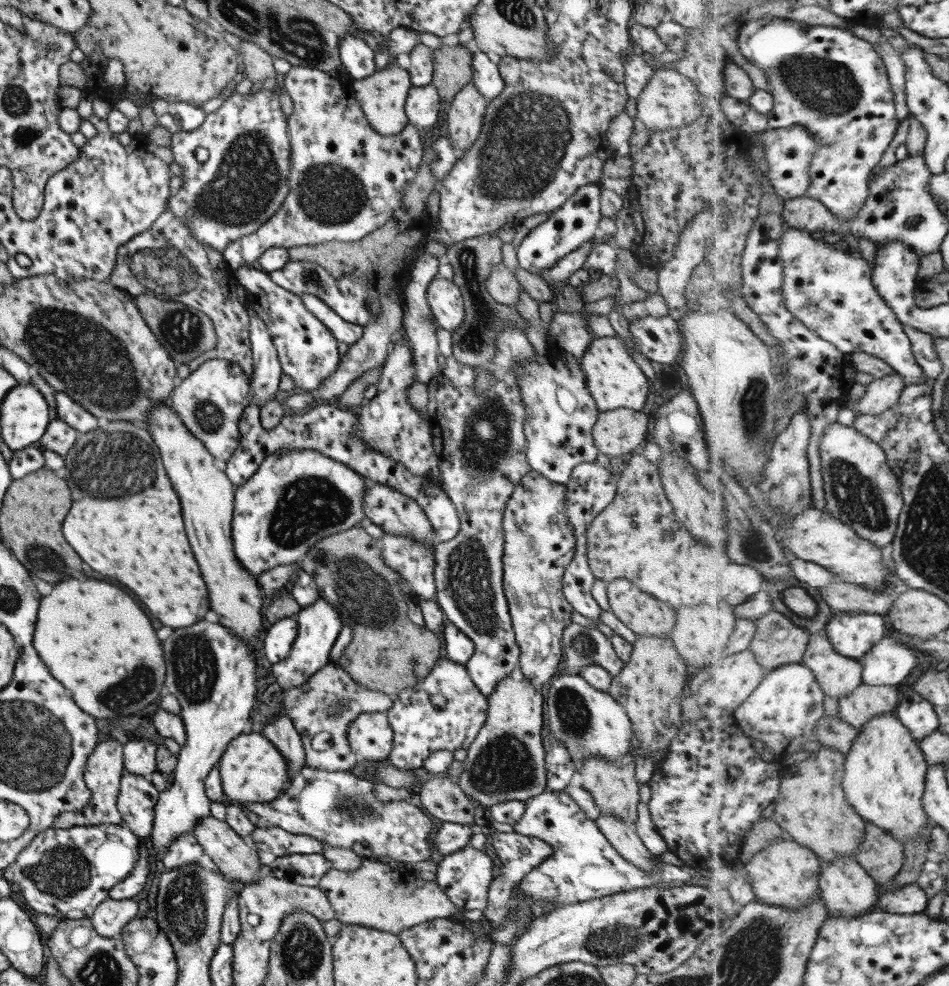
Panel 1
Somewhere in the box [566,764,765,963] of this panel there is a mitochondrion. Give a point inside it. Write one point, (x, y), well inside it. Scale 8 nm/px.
(618, 941)

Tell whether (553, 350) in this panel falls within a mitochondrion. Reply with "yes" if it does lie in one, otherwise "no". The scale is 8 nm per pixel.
no

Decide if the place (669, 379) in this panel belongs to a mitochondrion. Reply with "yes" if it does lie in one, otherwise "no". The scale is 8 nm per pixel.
no

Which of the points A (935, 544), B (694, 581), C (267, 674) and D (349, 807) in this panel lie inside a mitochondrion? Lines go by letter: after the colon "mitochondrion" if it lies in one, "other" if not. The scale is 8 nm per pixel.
A: mitochondrion
B: other
C: other
D: mitochondrion

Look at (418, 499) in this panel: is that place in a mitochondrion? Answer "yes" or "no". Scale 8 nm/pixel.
no

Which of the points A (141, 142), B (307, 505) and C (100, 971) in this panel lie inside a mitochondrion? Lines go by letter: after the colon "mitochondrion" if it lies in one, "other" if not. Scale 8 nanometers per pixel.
A: other
B: mitochondrion
C: mitochondrion

